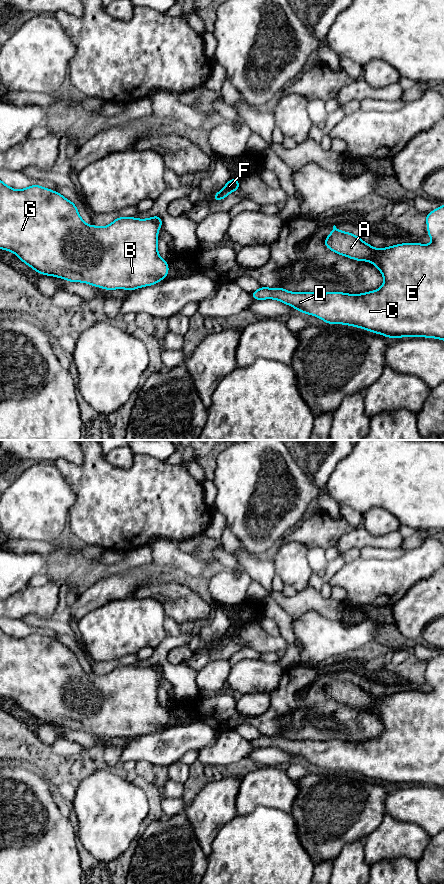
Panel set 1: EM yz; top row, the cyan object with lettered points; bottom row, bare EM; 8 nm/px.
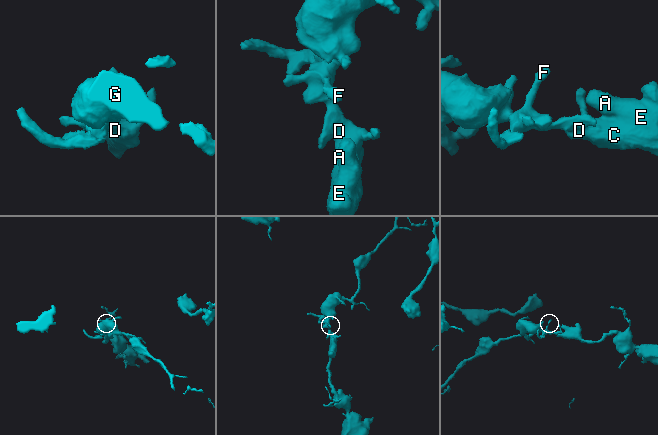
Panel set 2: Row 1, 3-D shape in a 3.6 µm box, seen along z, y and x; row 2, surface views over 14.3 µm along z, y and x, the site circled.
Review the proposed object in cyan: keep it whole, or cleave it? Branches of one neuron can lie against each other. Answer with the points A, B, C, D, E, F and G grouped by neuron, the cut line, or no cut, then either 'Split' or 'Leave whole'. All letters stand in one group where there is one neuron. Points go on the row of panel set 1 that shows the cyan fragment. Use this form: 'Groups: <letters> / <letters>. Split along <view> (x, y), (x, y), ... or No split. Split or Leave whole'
Groups: A B C D E F G. No split. Leave whole

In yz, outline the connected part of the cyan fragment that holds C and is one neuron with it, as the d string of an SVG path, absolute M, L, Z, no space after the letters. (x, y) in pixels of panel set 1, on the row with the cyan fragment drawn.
M444 205L426 214L427 234L432 243L423 245L421 243L404 243L383 249L376 249L360 237L342 232L333 226L333 231L326 237L325 246L339 255L346 256L357 261L368 261L373 263L384 277L380 289L363 294L346 294L339 291L329 293L313 292L288 292L284 288L260 287L250 295L254 300L275 299L290 305L305 314L316 316L327 324L345 324L359 327L373 333L393 337L426 337L437 338L444 341Z

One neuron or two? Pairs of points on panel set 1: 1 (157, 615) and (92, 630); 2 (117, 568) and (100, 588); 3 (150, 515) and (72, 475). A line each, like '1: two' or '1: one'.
1: one
2: two
3: one

